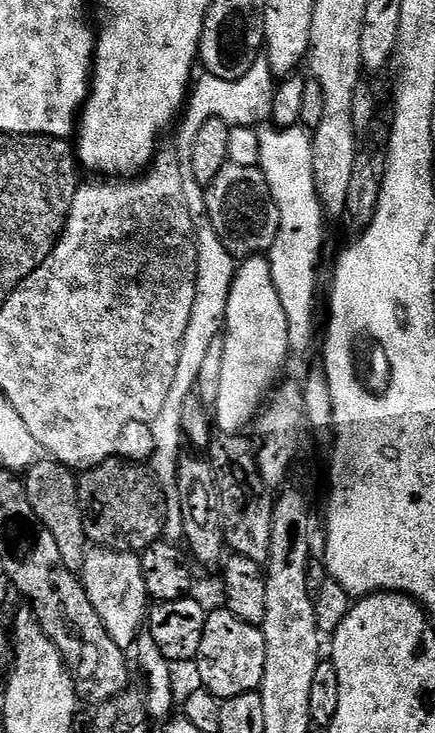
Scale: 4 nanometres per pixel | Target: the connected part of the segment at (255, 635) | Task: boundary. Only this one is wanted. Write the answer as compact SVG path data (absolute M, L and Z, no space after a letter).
M222 606L217 612L209 611L206 630L202 634L202 646L198 646L195 660L202 674L204 687L221 701L234 698L238 694L255 692L263 685L266 670L266 641L263 631L255 624L248 624L243 618L229 611L227 607Z

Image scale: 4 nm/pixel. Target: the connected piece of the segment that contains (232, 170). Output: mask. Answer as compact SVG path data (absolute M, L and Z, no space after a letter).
M225 163L206 192L210 223L236 258L267 253L280 229L280 202L263 167Z

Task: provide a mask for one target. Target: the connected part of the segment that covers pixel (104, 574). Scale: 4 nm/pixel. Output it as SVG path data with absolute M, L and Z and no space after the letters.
M96 546L87 553L82 565L82 579L106 630L120 648L128 650L135 645L138 633L145 627L150 612L150 595L141 565L128 564L127 558L112 548Z

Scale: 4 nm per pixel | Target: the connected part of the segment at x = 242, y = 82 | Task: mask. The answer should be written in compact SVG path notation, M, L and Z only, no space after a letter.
M261 60L252 67L246 75L240 79L228 80L212 73L203 73L200 82L197 81L191 91L184 116L190 120L196 120L193 131L200 133L206 122L210 120L224 120L230 126L254 126L264 121L268 122L272 117L278 91L278 82L275 69L269 61Z

